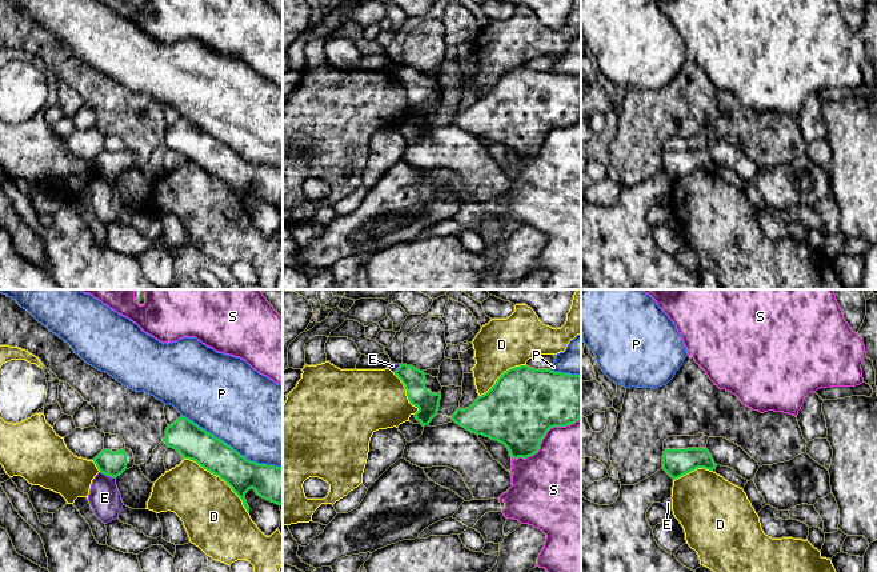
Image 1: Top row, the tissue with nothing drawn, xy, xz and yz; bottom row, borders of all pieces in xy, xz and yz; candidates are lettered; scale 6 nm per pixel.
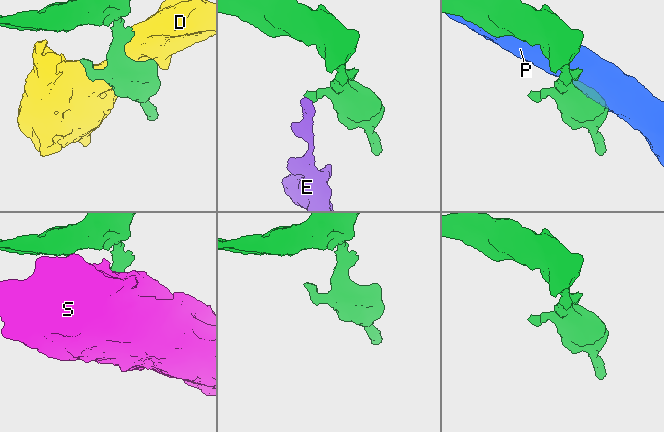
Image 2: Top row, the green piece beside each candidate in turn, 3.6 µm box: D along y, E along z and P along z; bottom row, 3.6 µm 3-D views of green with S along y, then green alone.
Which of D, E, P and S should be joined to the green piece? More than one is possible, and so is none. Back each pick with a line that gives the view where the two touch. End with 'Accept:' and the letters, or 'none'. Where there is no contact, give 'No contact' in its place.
Accept: none

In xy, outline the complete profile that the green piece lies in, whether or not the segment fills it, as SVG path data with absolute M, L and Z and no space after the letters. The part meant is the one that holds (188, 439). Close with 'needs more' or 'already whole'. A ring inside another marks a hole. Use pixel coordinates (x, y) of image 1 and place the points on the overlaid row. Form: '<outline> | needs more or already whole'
M181 416L167 427L163 441L168 448L176 449L184 459L196 461L200 467L224 480L232 491L241 499L244 508L249 513L245 493L252 488L257 496L275 503L283 504L283 468L267 464L259 464L247 460L231 445L215 437L212 433L200 428L189 419Z | already whole

